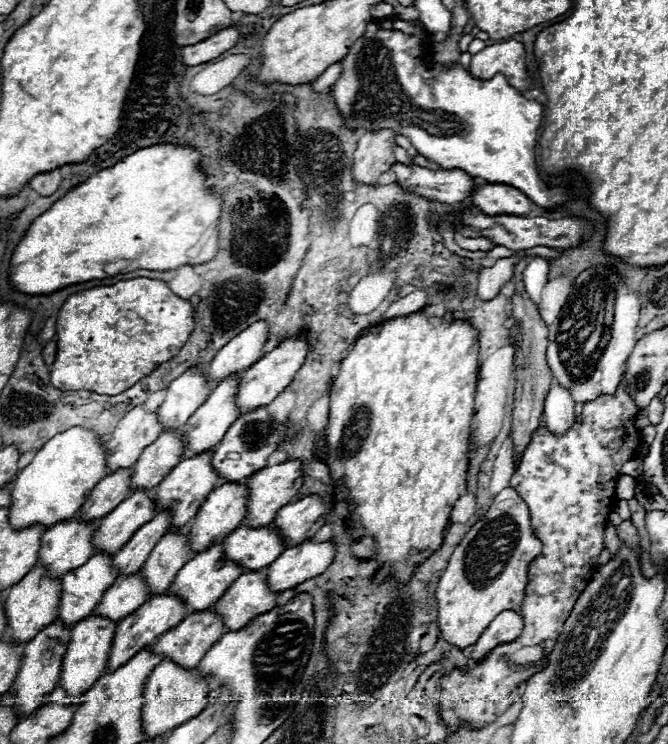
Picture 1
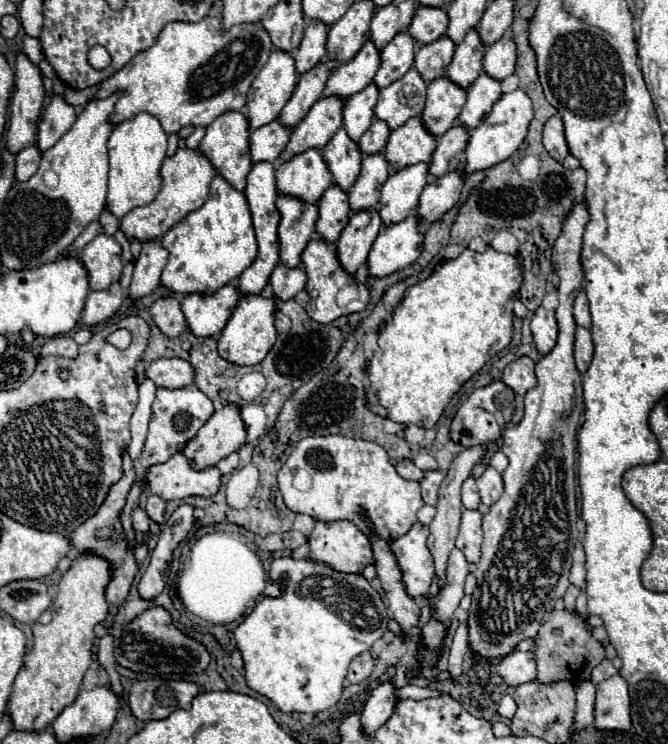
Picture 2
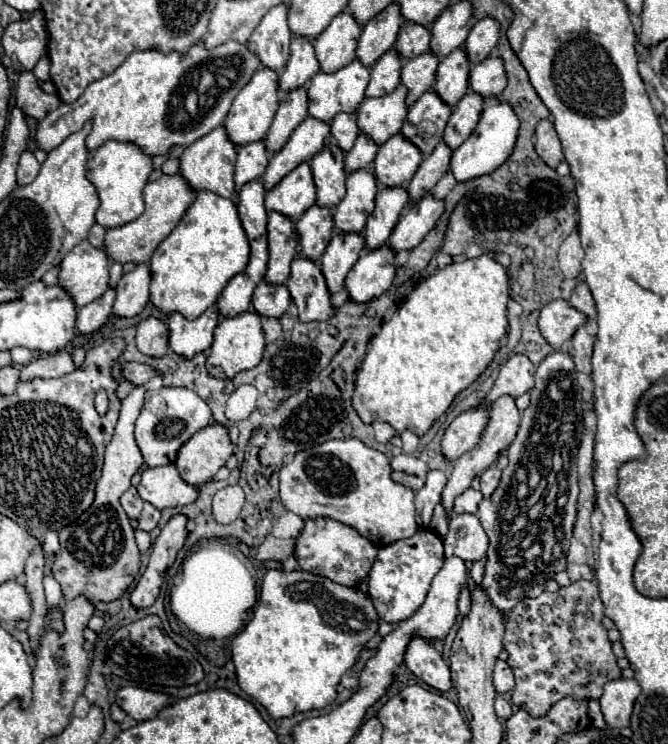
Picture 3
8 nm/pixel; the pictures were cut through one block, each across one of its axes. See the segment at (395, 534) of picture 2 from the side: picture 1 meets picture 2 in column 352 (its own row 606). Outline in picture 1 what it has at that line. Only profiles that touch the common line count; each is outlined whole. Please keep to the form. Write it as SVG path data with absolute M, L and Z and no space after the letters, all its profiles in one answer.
M510 486L504 488L494 498L486 516L462 538L438 582L436 600L442 638L462 650L482 636L498 612L506 608L520 612L526 598L528 566L540 552L542 542L532 530L526 502Z

